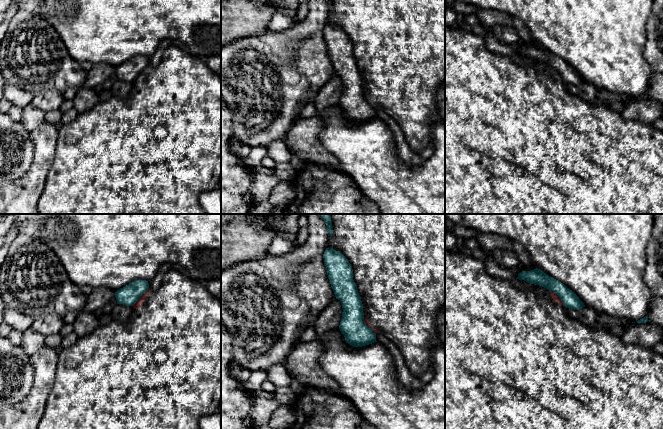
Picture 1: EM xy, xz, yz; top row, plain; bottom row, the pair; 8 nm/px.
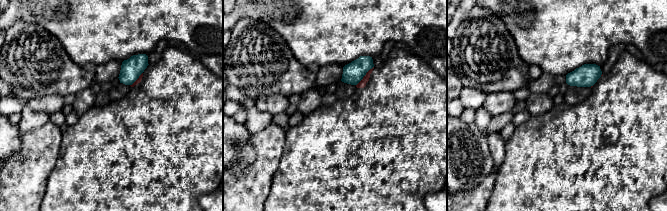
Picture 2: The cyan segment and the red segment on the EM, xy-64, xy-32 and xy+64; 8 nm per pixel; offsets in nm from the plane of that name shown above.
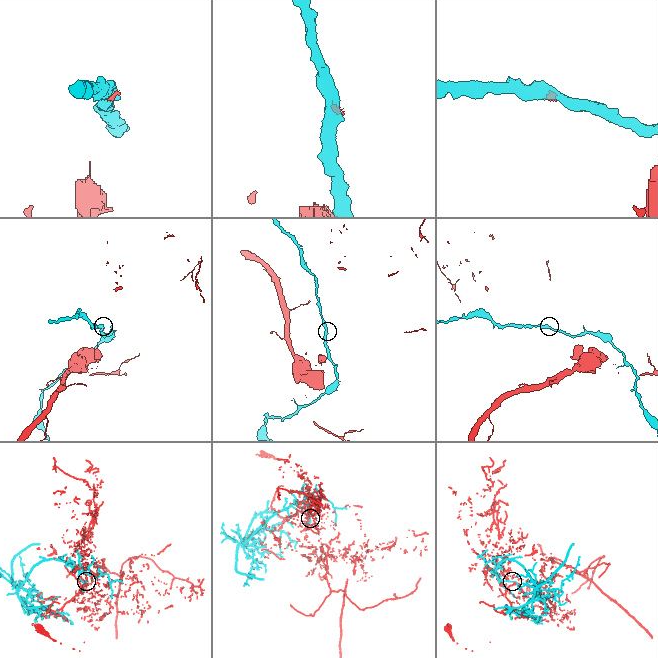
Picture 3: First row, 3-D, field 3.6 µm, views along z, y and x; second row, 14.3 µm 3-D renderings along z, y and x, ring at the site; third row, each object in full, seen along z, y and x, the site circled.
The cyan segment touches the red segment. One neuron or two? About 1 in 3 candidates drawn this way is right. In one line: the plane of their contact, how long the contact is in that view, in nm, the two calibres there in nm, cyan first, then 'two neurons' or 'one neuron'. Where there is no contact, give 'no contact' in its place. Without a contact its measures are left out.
contact in yz; length 170 nm; calibres 130 and 60 nm; two neurons

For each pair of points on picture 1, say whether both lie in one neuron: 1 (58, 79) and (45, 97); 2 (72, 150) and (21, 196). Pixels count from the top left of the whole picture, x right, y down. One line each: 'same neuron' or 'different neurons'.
1: different neurons
2: different neurons

